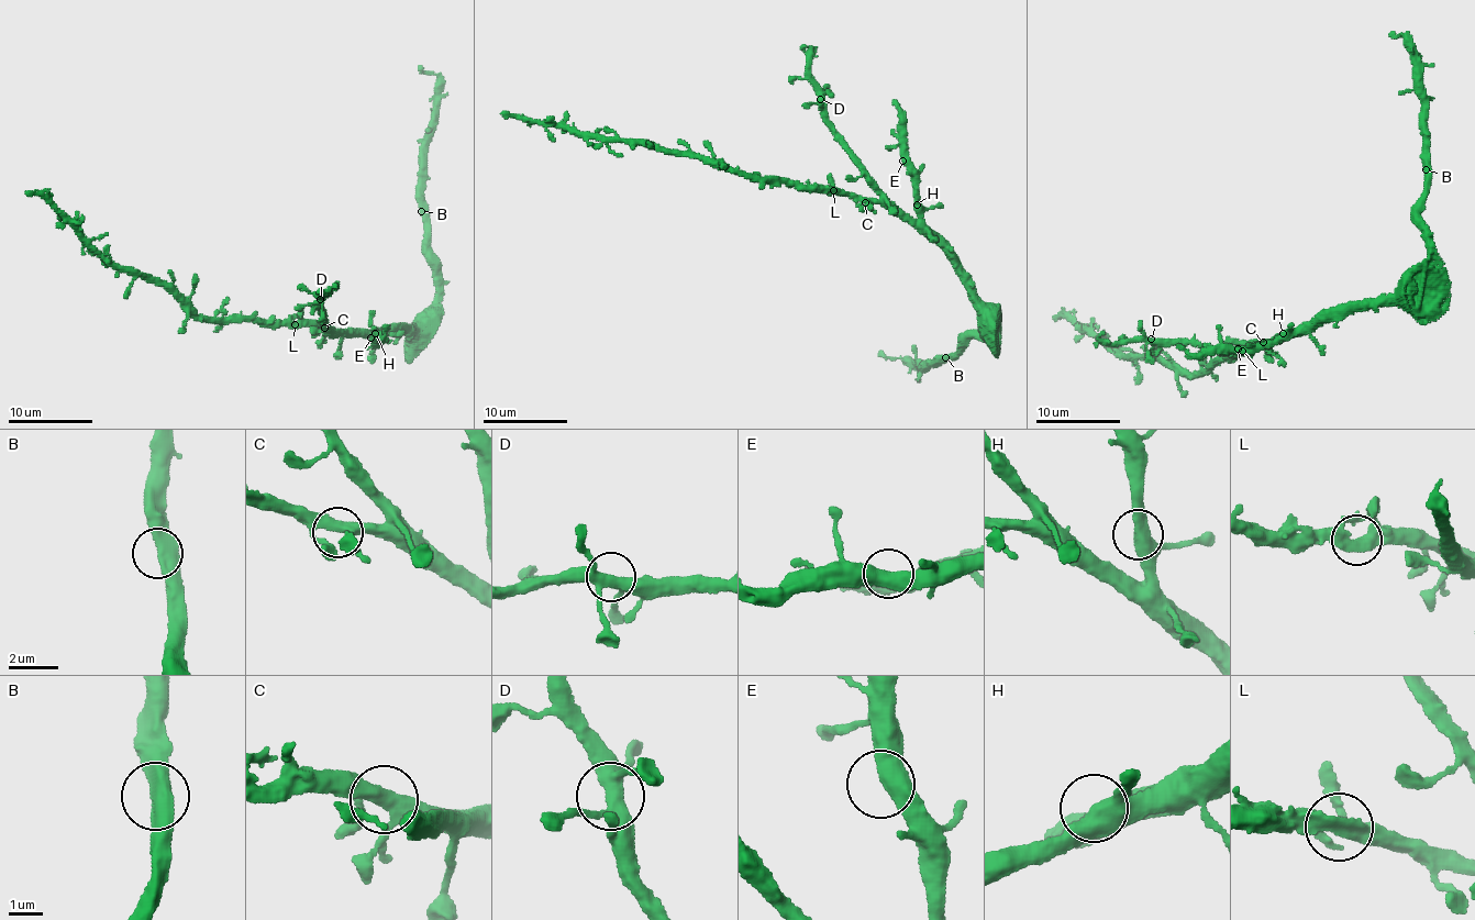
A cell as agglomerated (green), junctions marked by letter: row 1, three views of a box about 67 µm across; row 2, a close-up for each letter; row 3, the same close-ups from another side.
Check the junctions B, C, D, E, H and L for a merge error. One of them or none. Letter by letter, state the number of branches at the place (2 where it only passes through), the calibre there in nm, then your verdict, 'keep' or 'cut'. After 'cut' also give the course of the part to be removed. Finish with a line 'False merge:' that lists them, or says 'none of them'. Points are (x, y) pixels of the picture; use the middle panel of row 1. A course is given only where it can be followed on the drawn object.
B: branches 2; calibre 550 nm; keep
C: branches 4; calibre 380 nm; keep
D: branches 5; calibre 400 nm; keep
E: branches 2; calibre 480 nm; keep
H: branches 3; calibre 420 nm; keep
L: branches 4; calibre 380 nm; keep
False merge: none of them

